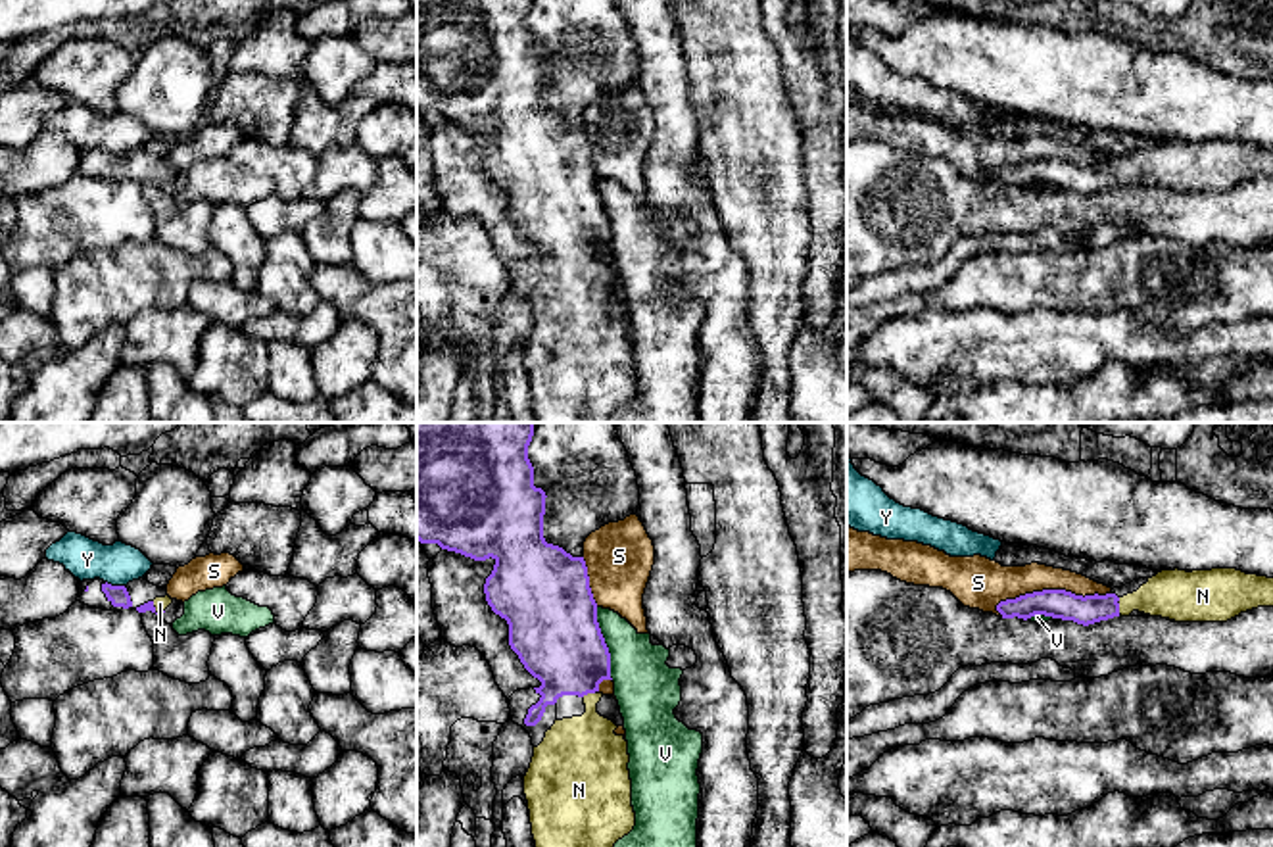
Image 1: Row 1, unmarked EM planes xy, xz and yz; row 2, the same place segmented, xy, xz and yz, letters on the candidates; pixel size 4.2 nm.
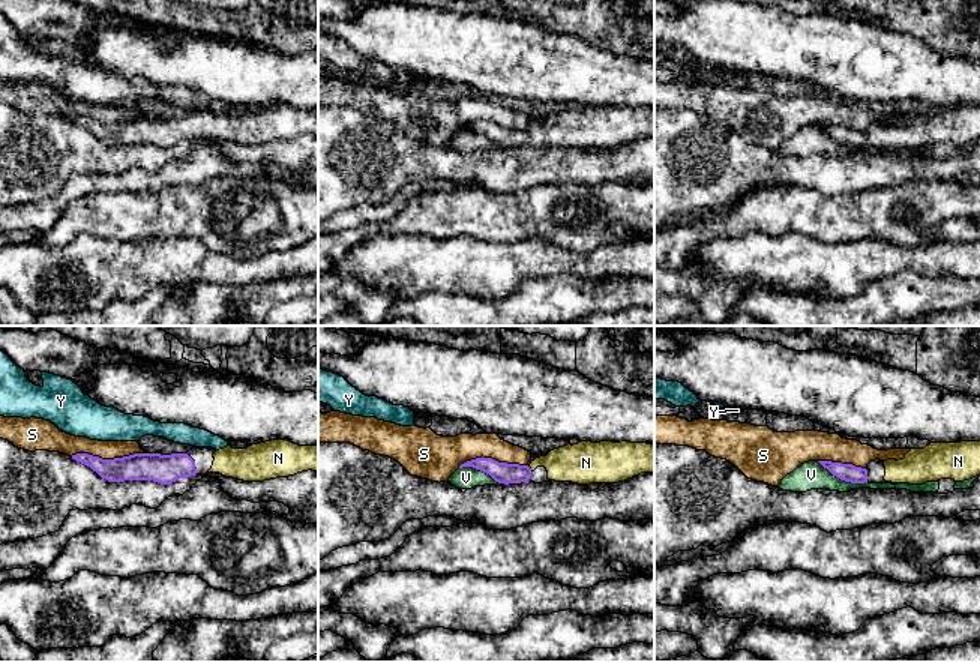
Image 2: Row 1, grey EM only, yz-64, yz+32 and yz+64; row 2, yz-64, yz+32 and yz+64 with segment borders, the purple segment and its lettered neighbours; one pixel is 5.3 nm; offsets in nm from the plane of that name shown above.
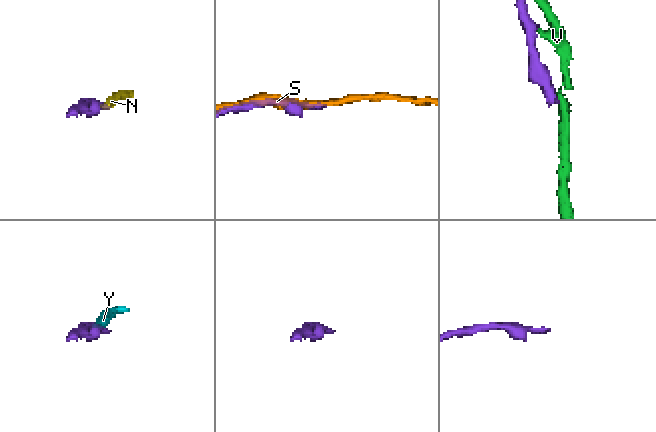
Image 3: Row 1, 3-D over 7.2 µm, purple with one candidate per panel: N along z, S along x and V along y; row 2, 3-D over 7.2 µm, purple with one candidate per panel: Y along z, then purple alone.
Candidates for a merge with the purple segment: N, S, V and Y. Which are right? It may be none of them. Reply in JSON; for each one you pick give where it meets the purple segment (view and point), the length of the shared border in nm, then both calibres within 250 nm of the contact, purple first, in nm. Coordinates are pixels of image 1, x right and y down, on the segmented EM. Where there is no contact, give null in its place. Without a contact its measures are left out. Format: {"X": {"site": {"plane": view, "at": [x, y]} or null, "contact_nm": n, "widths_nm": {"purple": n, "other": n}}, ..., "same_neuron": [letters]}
{"N": {"site": {"plane": "yz", "at": [1118, 605]}, "contact_nm": 70, "widths_nm": {"purple": 130, "other": 200}}, "same_neuron": ["N"]}

